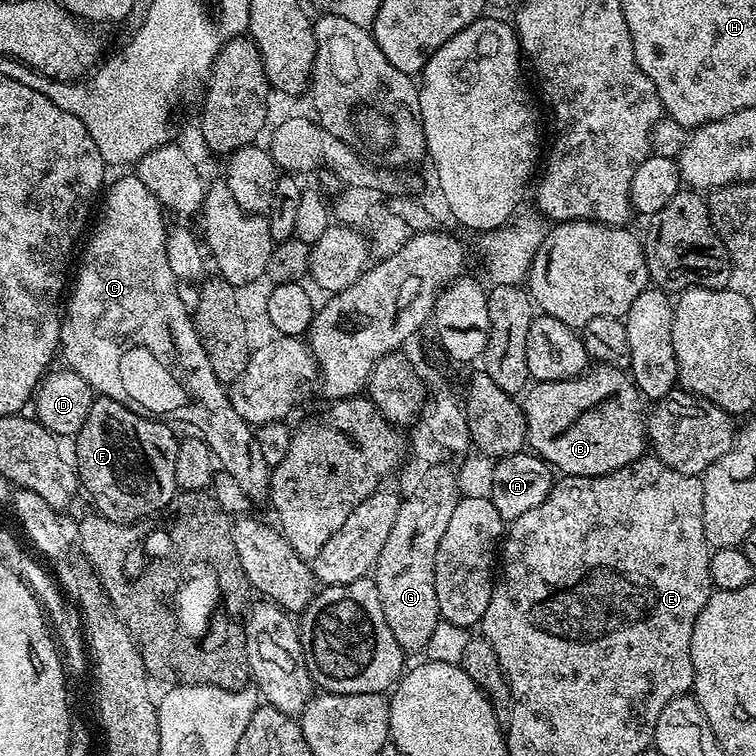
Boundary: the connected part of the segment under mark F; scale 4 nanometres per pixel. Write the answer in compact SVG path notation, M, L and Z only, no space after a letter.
M97 395L90 406L90 414L86 414L86 422L82 422L82 430L74 437L74 444L76 444L76 460L74 456L74 467L78 473L79 483L82 488L92 495L92 504L97 513L106 517L108 520L113 520L119 524L134 524L137 520L146 520L155 517L157 514L163 512L173 498L175 498L178 491L176 486L176 479L174 478L174 458L178 454L178 436L175 436L168 428L169 425L163 419L145 416L136 412L132 408L126 407L122 402L114 402L114 398L109 396Z

